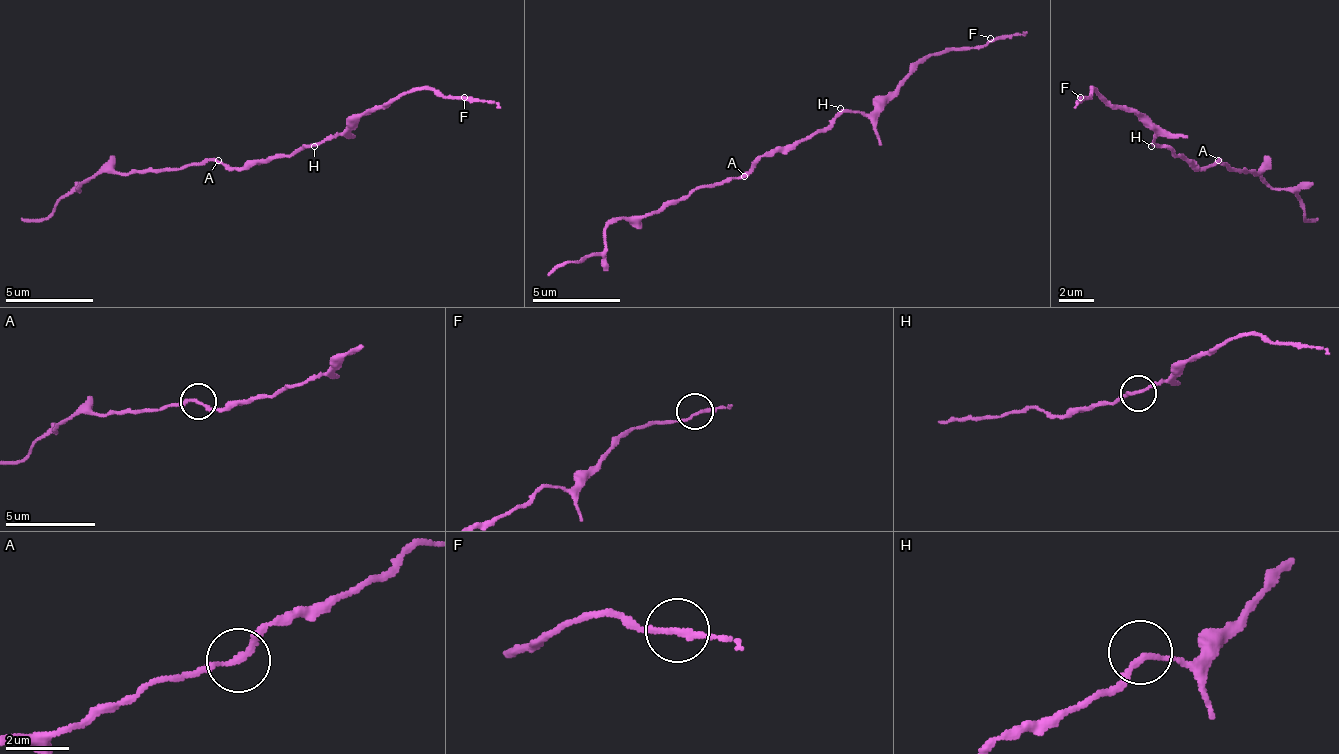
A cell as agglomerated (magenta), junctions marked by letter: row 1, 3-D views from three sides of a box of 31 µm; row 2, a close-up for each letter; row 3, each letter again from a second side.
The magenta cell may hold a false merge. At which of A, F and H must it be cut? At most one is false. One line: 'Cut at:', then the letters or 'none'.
Cut at: none

